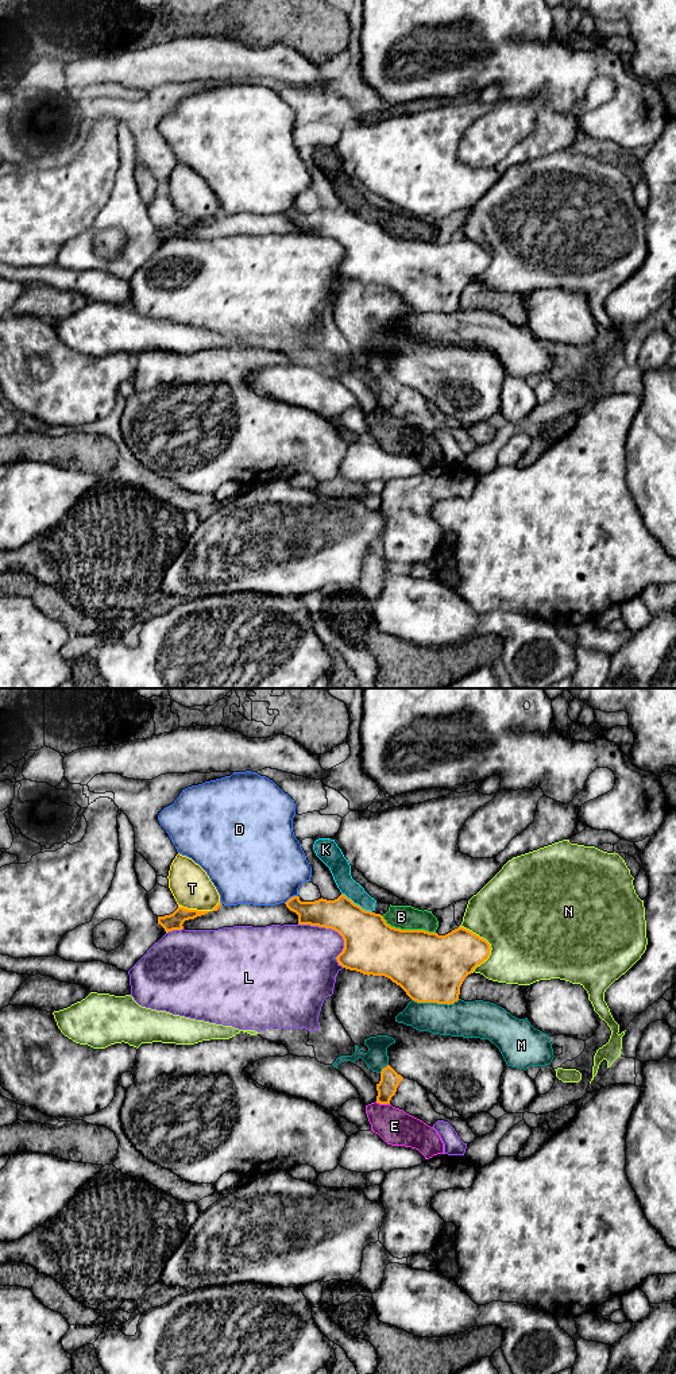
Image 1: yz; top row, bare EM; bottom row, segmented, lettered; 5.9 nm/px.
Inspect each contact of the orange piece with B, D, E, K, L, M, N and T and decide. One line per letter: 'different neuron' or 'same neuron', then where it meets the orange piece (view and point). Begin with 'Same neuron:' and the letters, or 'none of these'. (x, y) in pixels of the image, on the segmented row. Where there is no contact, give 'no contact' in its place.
Same neuron: none of these
B: different neuron | yz (408, 930)
D: different neuron | yz (290, 898)
E: different neuron | yz (382, 1103)
K: different neuron | yz (356, 904)
L: different neuron | yz (335, 930)
M: different neuron | yz (435, 1002)
N: different neuron | yz (489, 944)
T: different neuron | yz (193, 910)

